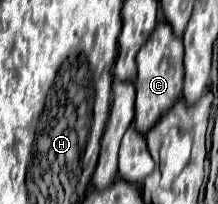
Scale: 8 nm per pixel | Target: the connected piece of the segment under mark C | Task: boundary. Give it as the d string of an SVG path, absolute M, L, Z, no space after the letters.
M158 24L146 42L148 44L142 46L142 50L136 56L138 82L136 82L134 126L140 134L146 134L154 126L154 122L158 122L158 118L162 114L166 114L166 110L170 110L170 106L174 106L174 102L182 94L182 80L184 80L184 78L180 78L180 76L184 76L184 70L180 74L180 58L184 58L184 46L182 46L182 38L174 36L172 26Z

